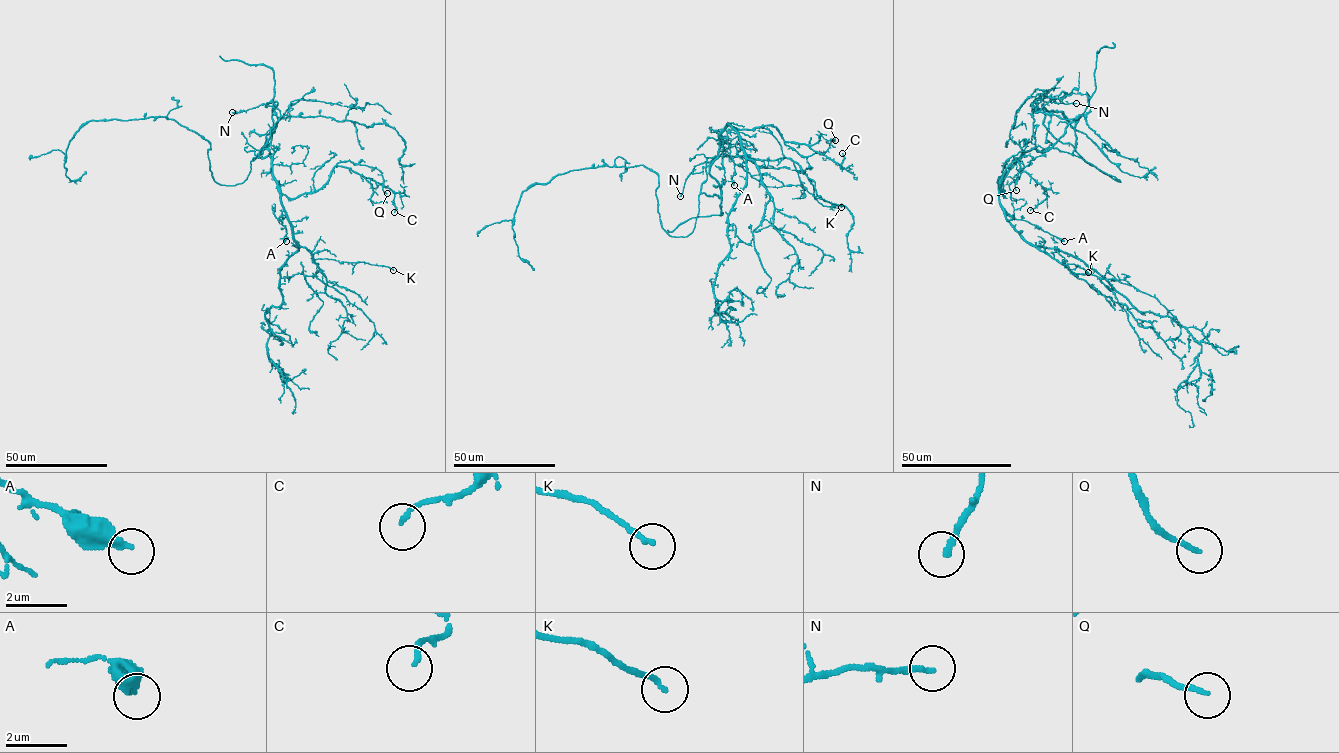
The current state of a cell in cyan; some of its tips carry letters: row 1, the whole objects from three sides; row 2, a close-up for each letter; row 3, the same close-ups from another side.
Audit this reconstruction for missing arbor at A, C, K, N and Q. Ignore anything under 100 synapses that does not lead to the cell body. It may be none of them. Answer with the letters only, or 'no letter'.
no letter

